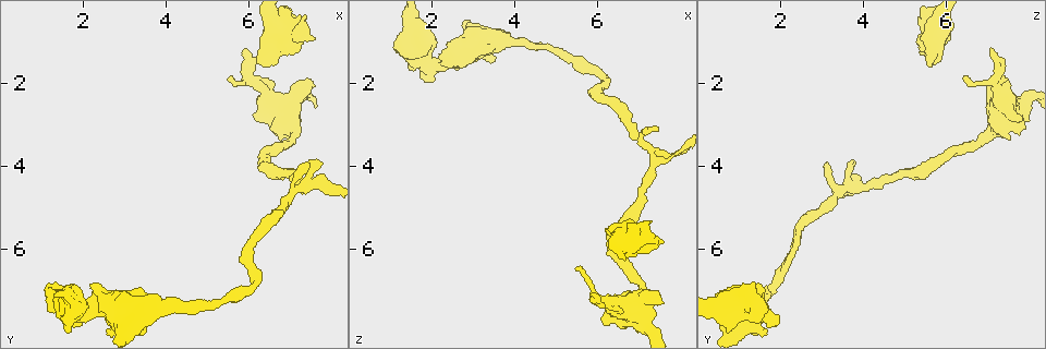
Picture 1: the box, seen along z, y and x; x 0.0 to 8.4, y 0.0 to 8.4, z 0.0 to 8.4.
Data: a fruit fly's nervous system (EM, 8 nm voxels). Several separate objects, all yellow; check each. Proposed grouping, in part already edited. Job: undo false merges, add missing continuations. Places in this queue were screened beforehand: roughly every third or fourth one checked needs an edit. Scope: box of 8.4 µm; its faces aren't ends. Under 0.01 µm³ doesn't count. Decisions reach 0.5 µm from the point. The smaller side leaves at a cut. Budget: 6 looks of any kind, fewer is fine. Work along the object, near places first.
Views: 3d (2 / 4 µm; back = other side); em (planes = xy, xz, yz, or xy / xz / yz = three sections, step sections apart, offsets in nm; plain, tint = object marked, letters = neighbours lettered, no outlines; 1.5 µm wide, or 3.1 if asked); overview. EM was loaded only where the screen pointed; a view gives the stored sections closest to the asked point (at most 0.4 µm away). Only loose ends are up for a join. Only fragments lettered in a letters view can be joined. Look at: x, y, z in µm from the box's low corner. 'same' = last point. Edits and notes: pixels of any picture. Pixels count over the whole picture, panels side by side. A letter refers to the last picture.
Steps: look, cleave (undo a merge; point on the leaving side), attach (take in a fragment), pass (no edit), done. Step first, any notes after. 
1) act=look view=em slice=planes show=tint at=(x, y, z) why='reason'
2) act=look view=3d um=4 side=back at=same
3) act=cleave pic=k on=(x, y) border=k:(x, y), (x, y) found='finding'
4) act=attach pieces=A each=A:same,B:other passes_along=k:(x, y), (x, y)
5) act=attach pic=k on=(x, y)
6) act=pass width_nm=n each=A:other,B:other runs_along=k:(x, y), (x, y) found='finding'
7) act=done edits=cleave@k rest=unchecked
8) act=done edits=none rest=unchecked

act=look view=3d um=4 at=(7.10, 3.25, 6.95) why='calibre changes'

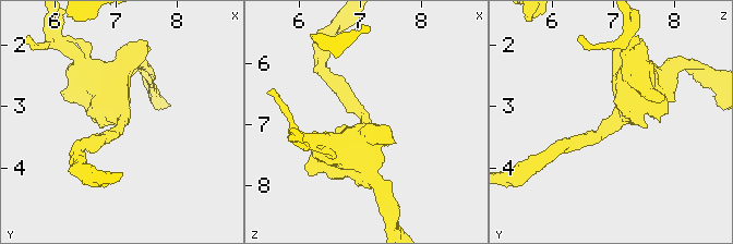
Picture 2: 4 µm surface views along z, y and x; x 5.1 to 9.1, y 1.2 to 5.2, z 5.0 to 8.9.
act=look view=em slice=xz step=4 show=tint at=(7.05, 3.30, 6.90) why='now the EM'

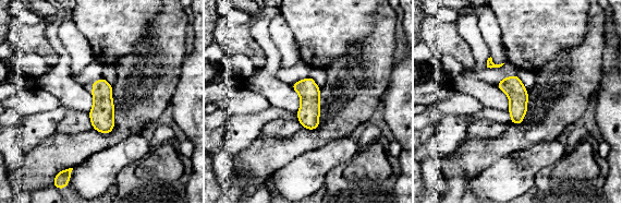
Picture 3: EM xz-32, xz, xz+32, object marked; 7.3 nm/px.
act=look view=em slice=xz step=4 show=letters at=same

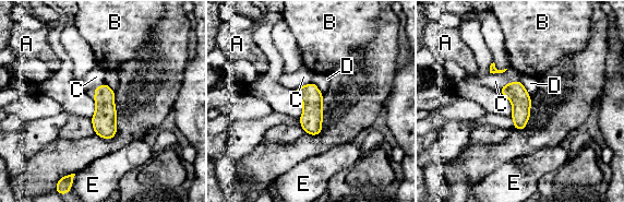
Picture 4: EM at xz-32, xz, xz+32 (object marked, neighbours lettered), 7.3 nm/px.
act=pass each=A:other,B:other,C:other,D:other,E:other border=4:(519, 80), (508, 82), (499, 90) found='all the same neuron'

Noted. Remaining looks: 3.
act=look view=em slice=planes show=letters at=(7.40, 4.50, 3.75) why='abrupt turn'

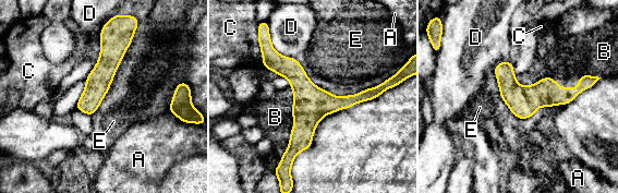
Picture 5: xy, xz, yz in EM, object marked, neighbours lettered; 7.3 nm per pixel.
act=pass each=A:other,B:other,C:other,D:other,E:other runs_along=5:(265, 52), (319, 101), (378, 91) found='continuous, no second neuron'

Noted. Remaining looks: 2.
act=done edits=none rest=unchecked

